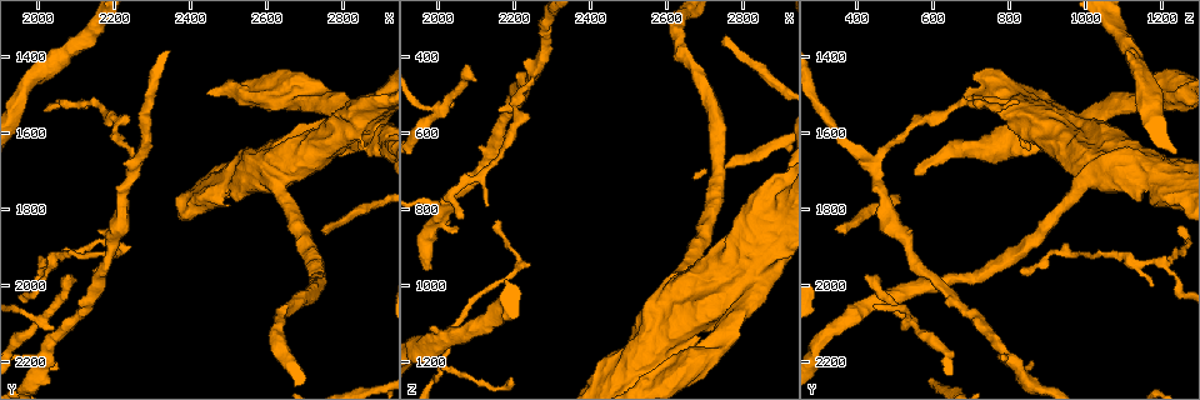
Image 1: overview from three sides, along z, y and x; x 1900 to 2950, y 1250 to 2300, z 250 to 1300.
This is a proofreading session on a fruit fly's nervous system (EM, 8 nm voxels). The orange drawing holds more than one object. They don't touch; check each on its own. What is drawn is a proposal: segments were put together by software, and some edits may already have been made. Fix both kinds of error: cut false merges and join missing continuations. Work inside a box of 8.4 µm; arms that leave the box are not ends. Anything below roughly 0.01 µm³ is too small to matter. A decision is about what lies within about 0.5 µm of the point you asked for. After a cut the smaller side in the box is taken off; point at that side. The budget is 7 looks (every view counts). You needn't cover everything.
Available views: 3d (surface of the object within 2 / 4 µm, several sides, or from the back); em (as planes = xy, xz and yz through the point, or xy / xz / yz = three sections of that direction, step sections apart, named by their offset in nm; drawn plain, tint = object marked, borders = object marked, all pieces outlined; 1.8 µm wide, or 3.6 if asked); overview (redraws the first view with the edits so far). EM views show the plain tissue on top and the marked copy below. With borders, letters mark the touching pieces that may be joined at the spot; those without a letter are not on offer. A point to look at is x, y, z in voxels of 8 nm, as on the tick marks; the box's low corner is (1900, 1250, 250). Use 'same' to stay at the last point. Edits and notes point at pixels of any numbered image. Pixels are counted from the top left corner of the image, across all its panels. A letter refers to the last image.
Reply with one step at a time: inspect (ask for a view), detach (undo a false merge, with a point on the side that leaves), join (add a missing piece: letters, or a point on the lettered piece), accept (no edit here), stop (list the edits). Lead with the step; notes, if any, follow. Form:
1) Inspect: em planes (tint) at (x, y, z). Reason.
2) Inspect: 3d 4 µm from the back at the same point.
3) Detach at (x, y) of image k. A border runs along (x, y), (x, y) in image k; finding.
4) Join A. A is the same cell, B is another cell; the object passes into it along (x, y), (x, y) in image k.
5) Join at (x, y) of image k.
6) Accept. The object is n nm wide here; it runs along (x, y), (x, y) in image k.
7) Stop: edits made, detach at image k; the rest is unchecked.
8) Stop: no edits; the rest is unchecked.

Inspect: em xy step 4 (borders) at (2075, 1980, 425). Free end.

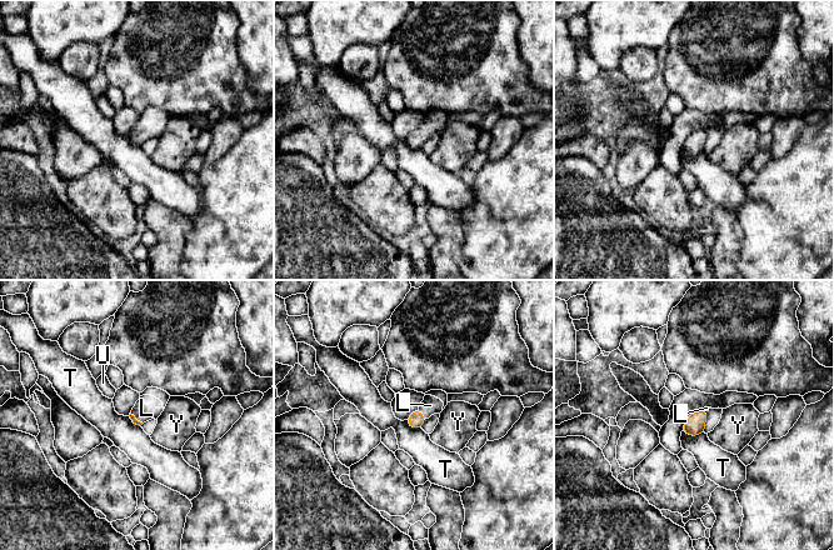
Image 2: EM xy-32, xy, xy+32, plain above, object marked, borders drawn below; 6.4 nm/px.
Inspect: em planes (borders) at the same point.

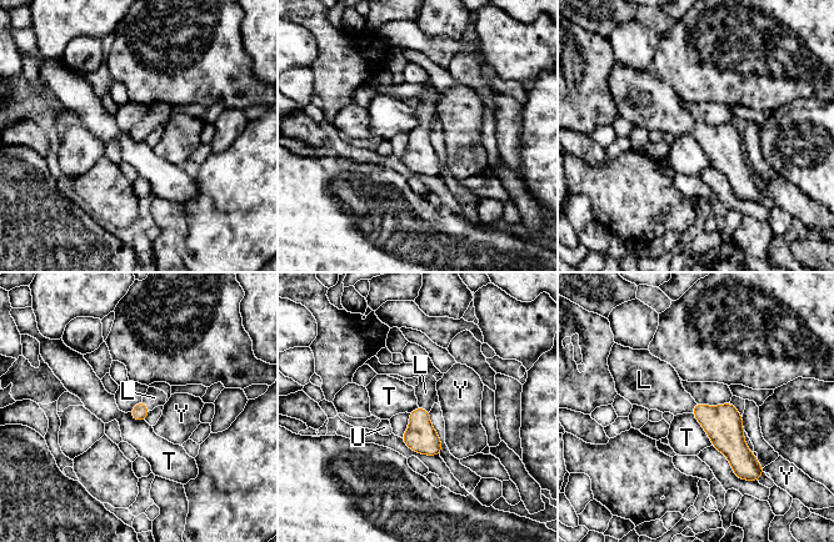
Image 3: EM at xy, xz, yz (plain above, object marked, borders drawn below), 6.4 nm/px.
Join L. L is the same cell, T, U and Y are other cells; the object passes into it along (139, 412), (145, 405), (154, 397) in image 3; it goes on there.

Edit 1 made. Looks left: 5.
Inspect: 3d 4 µm at (2155, 1970, 825). An open end.

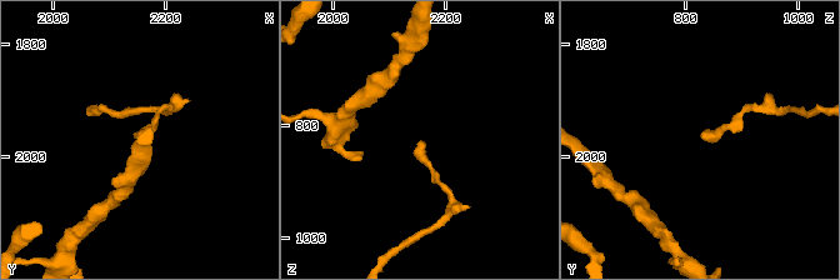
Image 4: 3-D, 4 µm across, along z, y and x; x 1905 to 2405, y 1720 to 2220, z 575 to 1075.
Inspect: em yz step 8 (borders) at (2160, 1965, 825).

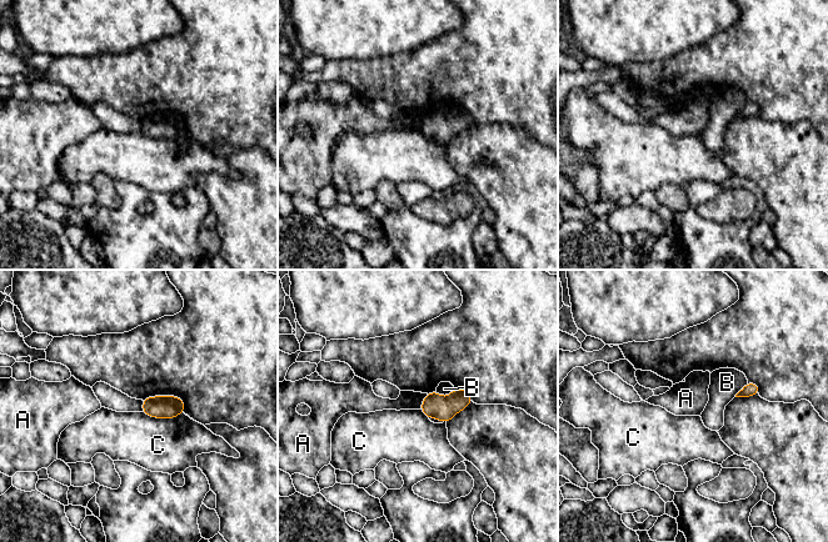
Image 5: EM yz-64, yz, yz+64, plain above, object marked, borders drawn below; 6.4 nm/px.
Accept. The object is 140 nm wide here; A, B and C are other cells; a border runs along (427, 394), (419, 408) in image 5; no lettered piece goes on from it.

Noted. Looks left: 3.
Inspect: 3d 4 µm at (2015, 2190, 790). A fork.

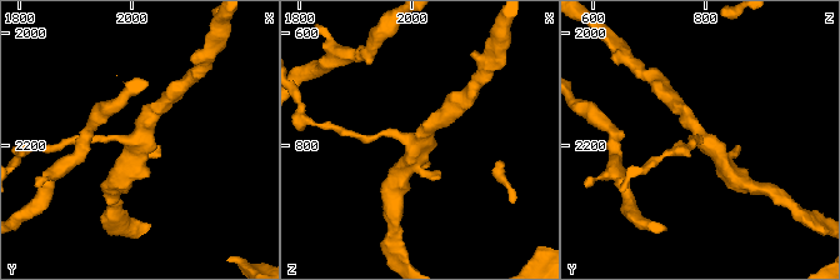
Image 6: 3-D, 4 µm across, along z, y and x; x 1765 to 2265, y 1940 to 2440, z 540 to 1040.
Inspect: em 3.6 µm planes (tint) at (2020, 2185, 790).

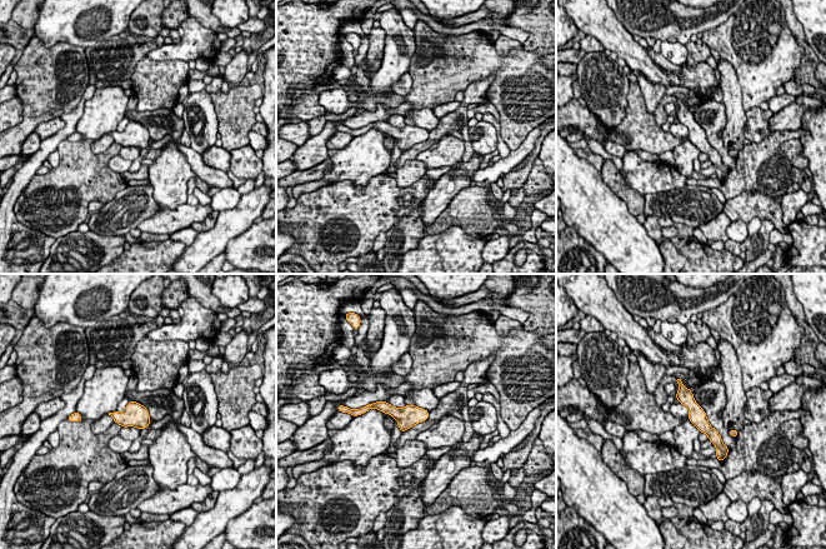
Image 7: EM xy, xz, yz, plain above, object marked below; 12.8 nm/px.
Inspect: em 3.6 µm planes (borders) at the same point.

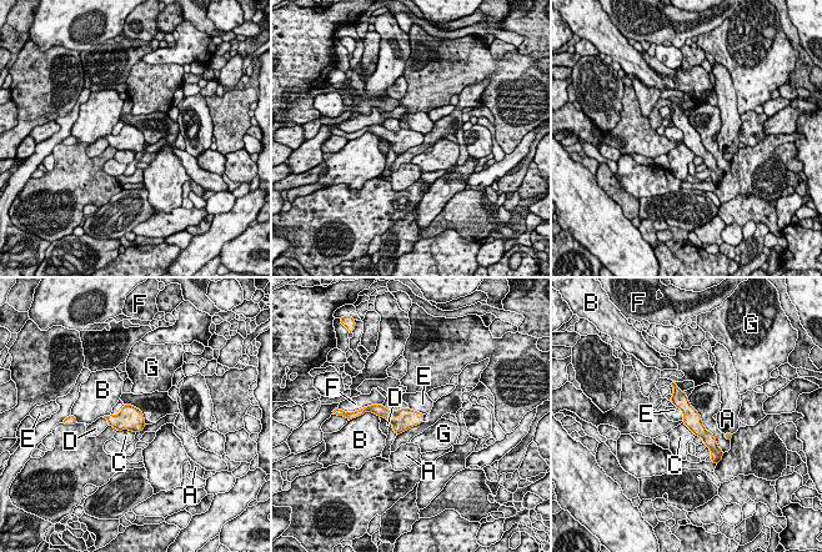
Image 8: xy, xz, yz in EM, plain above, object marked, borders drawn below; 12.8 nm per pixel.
Accept. The object is 220 nm wide here; A, B, C, D, E, F and G are other cells; one neuron here.

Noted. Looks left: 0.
Stop: edits made, join at image 3; the rest is unchecked.

